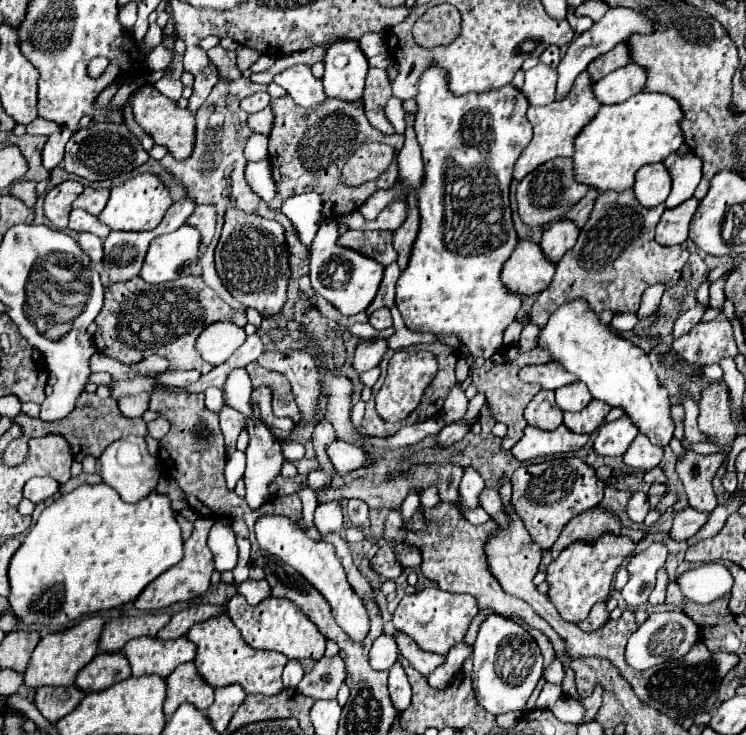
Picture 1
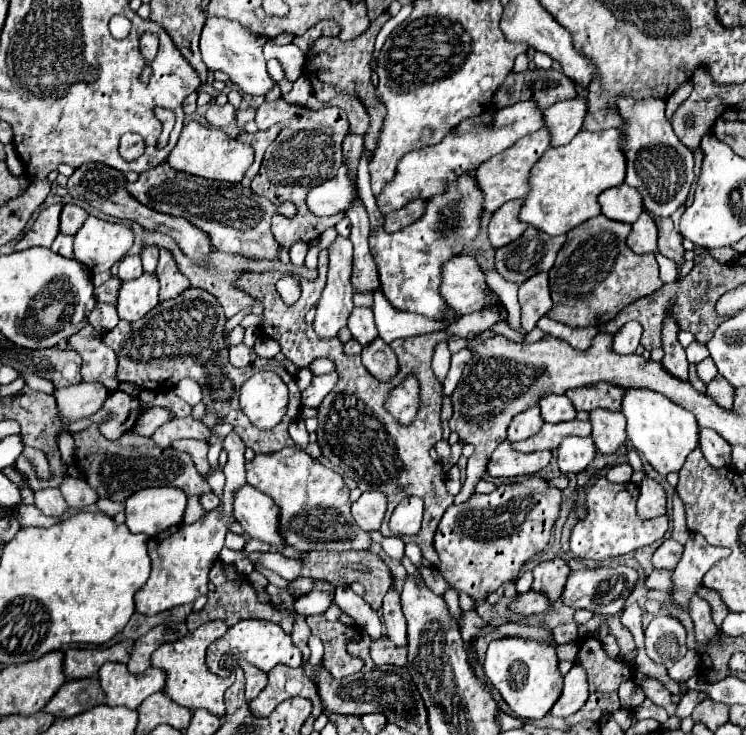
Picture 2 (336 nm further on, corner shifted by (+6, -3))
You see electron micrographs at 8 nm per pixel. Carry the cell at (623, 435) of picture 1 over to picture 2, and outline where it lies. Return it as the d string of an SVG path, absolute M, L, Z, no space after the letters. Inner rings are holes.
M593 436L565 438L557 448L559 470L565 474L583 472L593 462L595 454L597 454L597 446L593 442Z

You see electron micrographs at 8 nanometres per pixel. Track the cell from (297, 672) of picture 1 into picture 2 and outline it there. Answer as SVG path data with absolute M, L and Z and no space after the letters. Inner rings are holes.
M311 636L309 638L309 648L311 648L311 658L303 664L303 668L315 668L315 666L321 664L321 658L323 658L323 644L321 644L321 640Z

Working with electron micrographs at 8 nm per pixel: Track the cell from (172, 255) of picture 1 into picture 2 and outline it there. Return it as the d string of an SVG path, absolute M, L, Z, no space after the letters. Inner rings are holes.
M143 272L135 280L123 282L119 290L117 314L127 322L135 322L145 316L159 302L159 280L155 274Z

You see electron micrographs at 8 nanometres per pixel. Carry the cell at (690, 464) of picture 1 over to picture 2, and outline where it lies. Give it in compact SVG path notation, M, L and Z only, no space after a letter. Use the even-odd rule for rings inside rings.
M701 534L689 536L683 558L673 570L673 600L677 600L681 608L687 608L689 598L695 594L697 586L701 586L703 574L707 574L707 570L723 556L729 556L729 548L711 546Z

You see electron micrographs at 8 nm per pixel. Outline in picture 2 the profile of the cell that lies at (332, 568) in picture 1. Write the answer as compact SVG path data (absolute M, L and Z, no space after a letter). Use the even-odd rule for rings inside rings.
M249 484L235 496L235 520L239 520L245 534L249 534L253 540L269 544L277 552L287 546L279 532L279 514L279 506Z

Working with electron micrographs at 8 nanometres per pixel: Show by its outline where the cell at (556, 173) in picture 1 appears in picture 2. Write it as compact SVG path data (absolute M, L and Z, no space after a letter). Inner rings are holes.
M523 198L509 200L493 214L493 218L489 222L489 240L495 248L501 248L501 246L517 240L527 230L529 224L525 224L517 218L521 204L523 204Z

